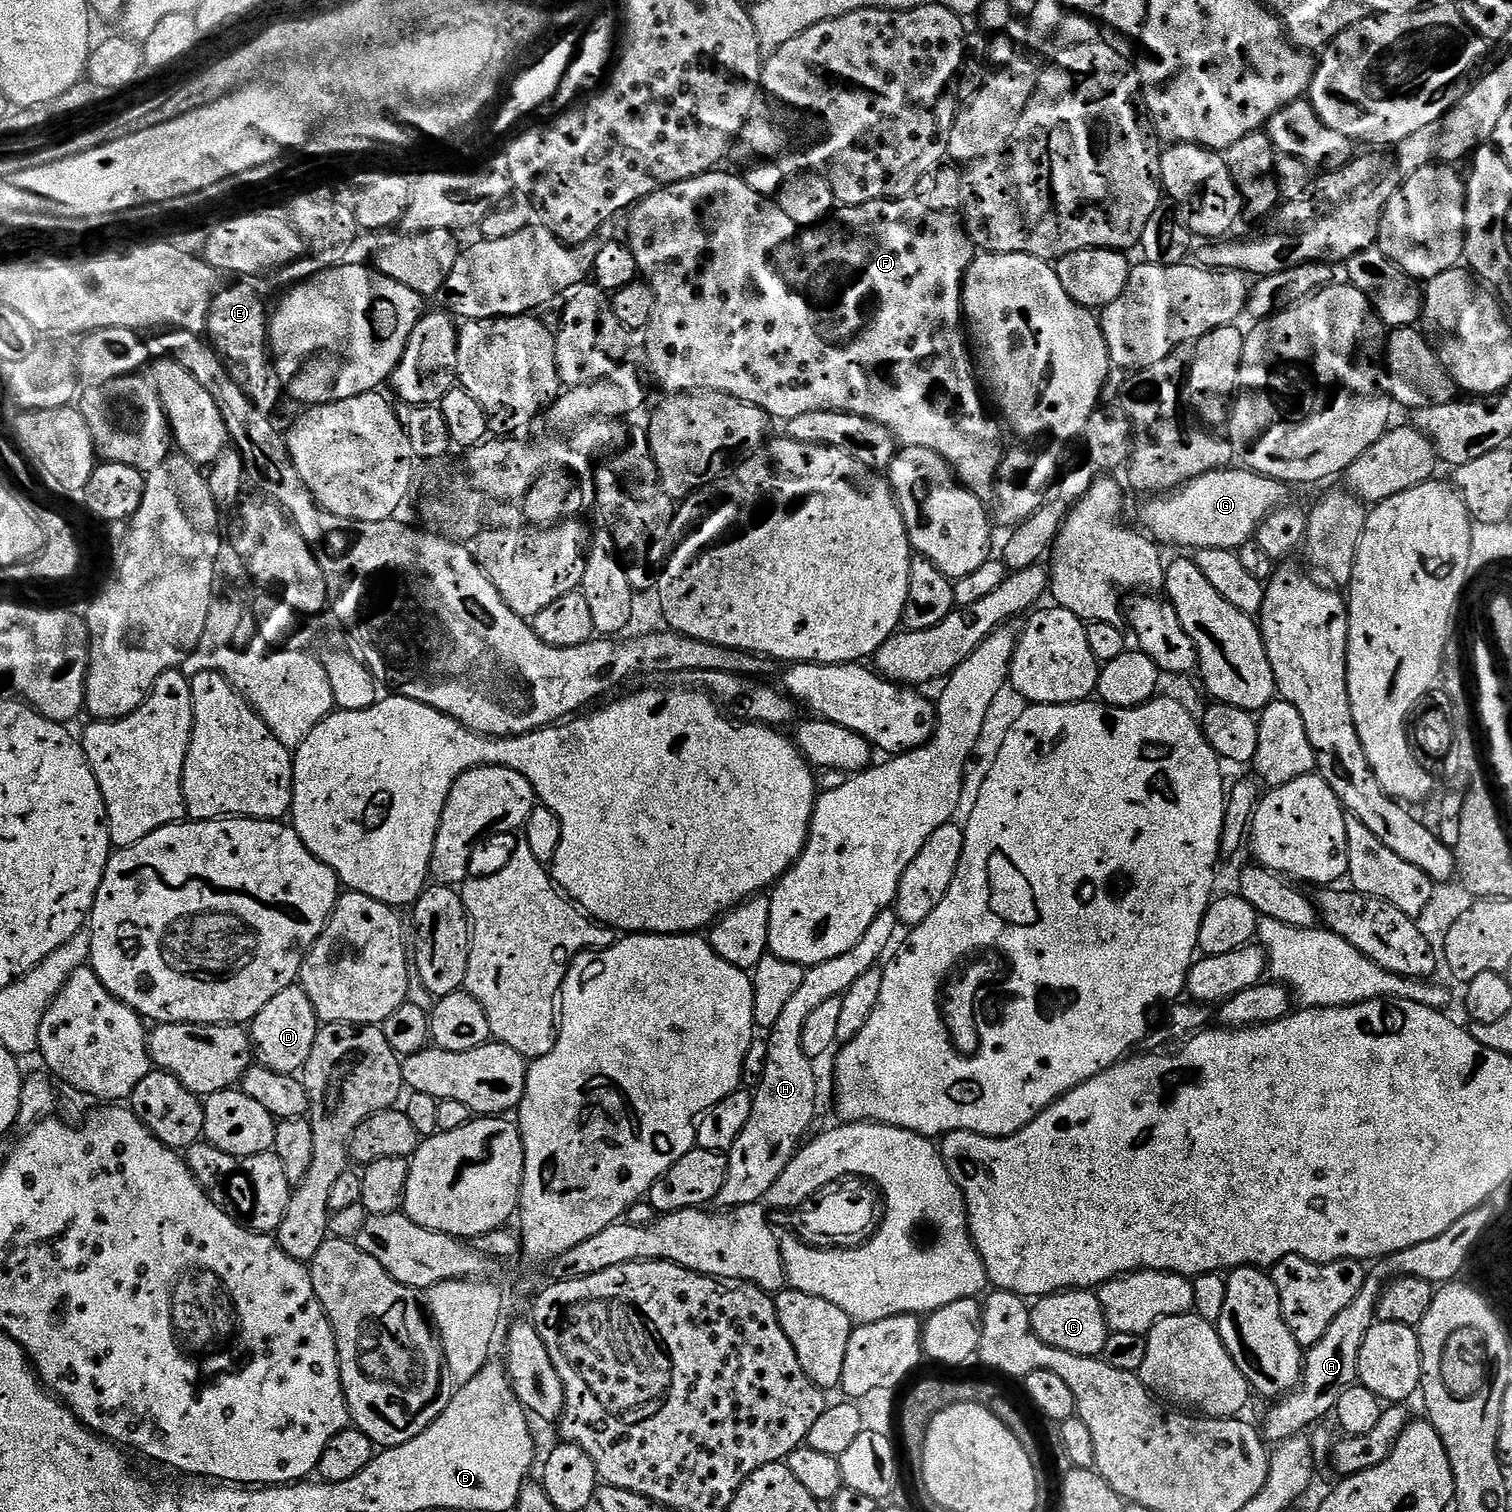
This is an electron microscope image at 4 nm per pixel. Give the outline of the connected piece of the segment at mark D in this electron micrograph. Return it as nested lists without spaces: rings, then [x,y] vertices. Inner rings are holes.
[[[294,983],[282,994],[274,994],[266,1006],[250,1021],[250,1035],[254,1056],[261,1064],[283,1076],[299,1073],[304,1067],[310,1050],[314,1050],[314,1038],[318,1031],[316,1011],[306,990]]]

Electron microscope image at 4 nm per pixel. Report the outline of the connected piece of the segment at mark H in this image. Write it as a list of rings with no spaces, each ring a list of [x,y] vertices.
[[[895,911],[878,914],[878,918],[870,922],[870,930],[866,930],[866,934],[862,934],[859,942],[846,950],[846,954],[838,954],[838,958],[830,958],[830,962],[813,964],[805,971],[802,986],[798,986],[798,991],[790,997],[790,1003],[782,1009],[778,1022],[774,1022],[774,1026],[767,1033],[766,1070],[762,1070],[762,1078],[752,1092],[750,1119],[747,1120],[742,1134],[738,1134],[738,1142],[734,1142],[732,1149],[726,1153],[728,1173],[726,1182],[722,1190],[718,1190],[714,1201],[717,1209],[731,1210],[747,1204],[761,1203],[767,1197],[770,1186],[778,1182],[782,1170],[786,1170],[788,1163],[796,1156],[802,1141],[809,1135],[808,1127],[816,1116],[816,1072],[812,1069],[813,1057],[808,1056],[806,1050],[802,1050],[802,1026],[806,1026],[806,1018],[810,1018],[810,1014],[814,1014],[814,1010],[818,1010],[822,1002],[835,996],[843,996],[846,990],[850,990],[850,986],[854,986],[854,982],[858,982],[858,978],[862,978],[862,974],[866,974],[866,970],[877,967],[885,959],[884,951],[891,946],[892,939],[896,936],[896,928],[898,929],[898,921]]]

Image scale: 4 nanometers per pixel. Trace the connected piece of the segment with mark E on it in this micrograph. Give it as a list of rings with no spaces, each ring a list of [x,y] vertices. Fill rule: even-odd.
[[[232,282],[229,288],[221,287],[212,299],[206,339],[212,345],[220,360],[228,367],[230,378],[242,386],[242,394],[258,406],[258,410],[272,414],[280,404],[284,388],[276,373],[275,363],[270,362],[268,346],[269,309],[264,309],[264,300],[251,288],[248,282]]]

